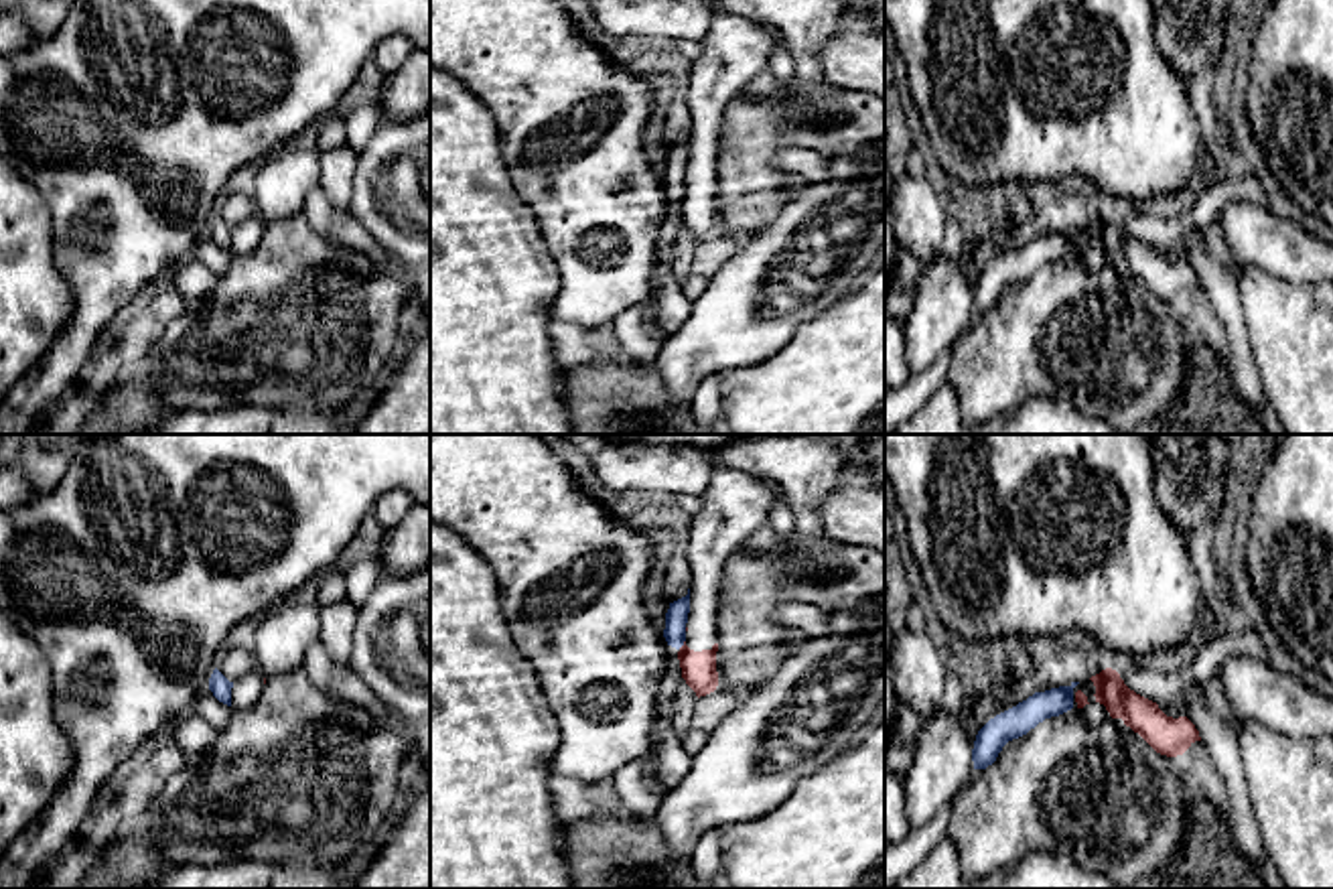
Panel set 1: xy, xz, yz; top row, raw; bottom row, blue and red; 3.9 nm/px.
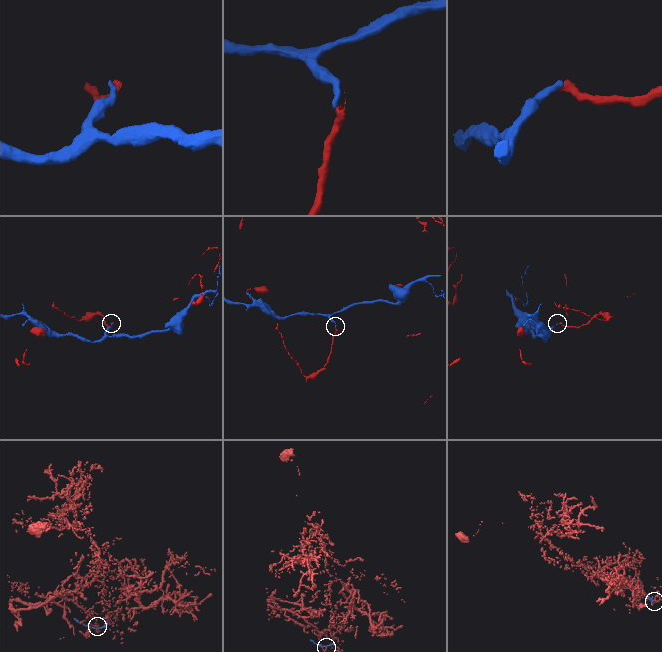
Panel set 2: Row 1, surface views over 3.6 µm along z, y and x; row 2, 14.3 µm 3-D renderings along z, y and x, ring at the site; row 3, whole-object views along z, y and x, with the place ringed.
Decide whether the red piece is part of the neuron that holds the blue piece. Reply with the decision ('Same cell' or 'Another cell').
Another cell

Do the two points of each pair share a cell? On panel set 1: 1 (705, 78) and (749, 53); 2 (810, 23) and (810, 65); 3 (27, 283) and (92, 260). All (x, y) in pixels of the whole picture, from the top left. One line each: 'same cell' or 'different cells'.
1: same cell
2: same cell
3: different cells

